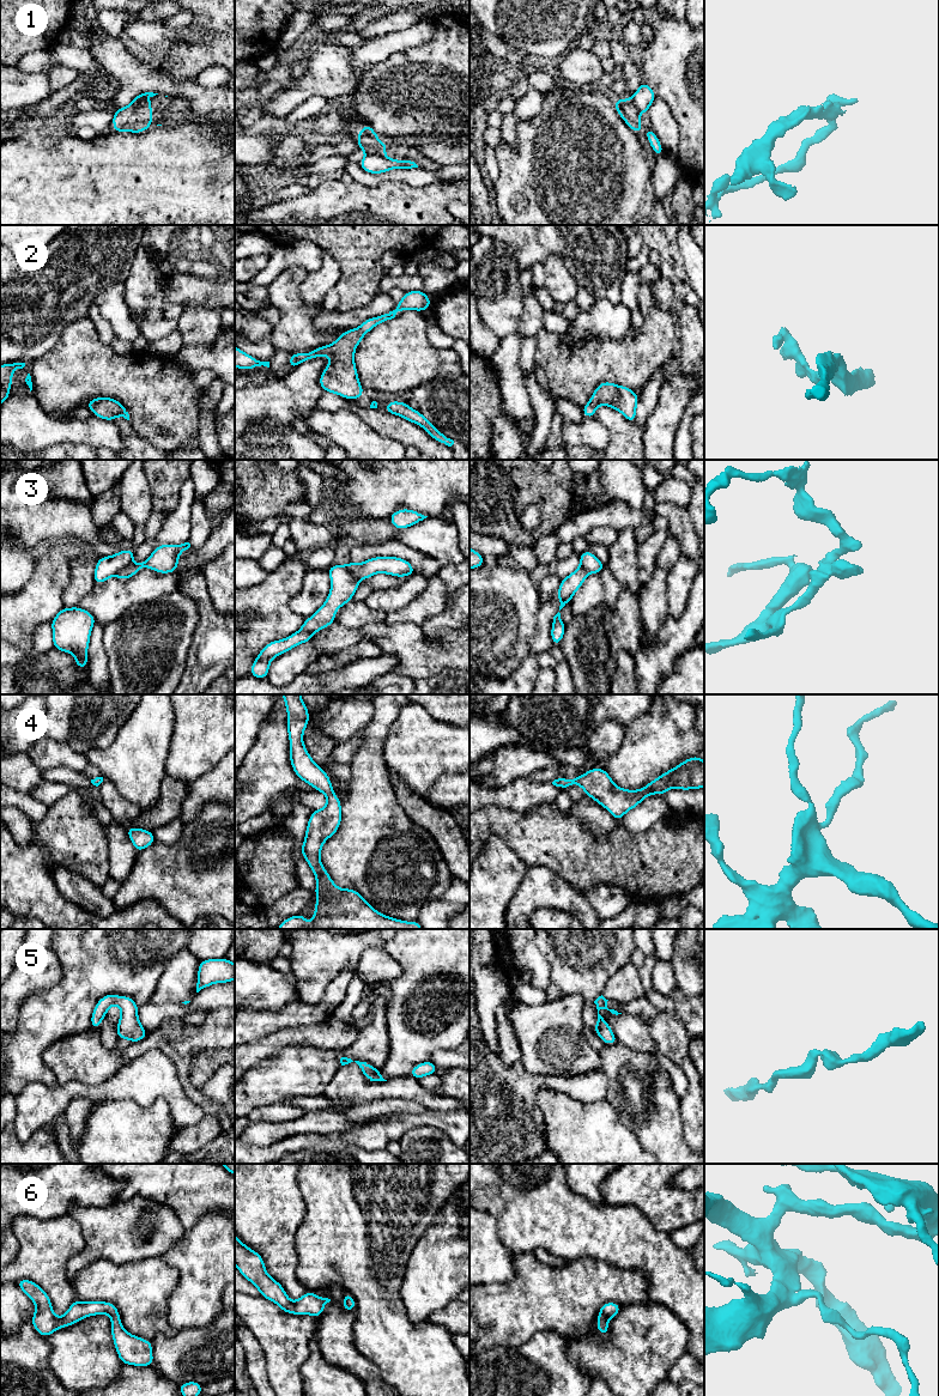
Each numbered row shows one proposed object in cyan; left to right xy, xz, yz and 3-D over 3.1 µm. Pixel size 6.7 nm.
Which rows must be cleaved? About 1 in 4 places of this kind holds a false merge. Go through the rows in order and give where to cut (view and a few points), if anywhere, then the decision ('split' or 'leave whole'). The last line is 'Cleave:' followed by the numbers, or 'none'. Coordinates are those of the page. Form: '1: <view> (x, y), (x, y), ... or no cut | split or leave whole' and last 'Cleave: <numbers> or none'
1: xz (367, 153), (379, 153), (385, 157) | split
2: no cut | leave whole
3: xy (131, 562), (115, 575) | split
4: no cut | leave whole
5: no cut | leave whole
6: no cut | leave whole
Cleave: 1, 3

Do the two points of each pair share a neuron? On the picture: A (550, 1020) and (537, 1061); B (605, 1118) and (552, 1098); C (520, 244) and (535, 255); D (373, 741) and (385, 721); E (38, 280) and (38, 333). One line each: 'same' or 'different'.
A: same
B: same
C: same
D: same
E: same

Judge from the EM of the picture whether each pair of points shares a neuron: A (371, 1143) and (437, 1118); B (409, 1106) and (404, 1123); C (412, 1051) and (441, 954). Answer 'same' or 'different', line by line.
A: same
B: different
C: same

